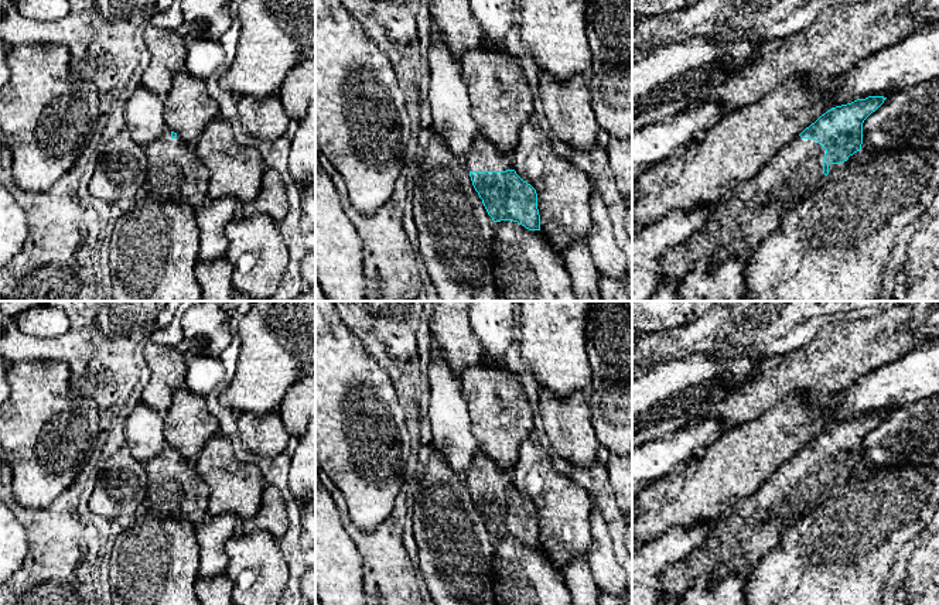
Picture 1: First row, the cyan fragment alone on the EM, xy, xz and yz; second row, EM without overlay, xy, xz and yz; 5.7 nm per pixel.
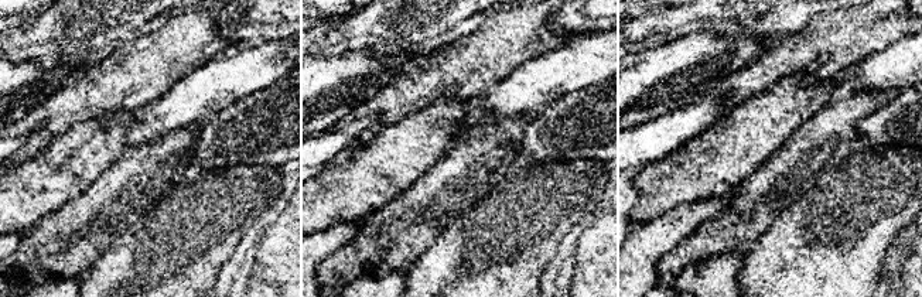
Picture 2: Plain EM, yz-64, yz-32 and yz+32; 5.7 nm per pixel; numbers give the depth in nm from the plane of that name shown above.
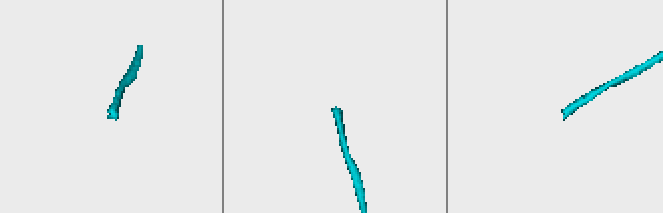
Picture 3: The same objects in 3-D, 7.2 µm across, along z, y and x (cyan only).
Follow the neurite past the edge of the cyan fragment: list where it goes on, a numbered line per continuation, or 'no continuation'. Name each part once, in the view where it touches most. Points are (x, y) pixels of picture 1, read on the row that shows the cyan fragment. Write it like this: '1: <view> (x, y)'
1: yz (747, 216)

